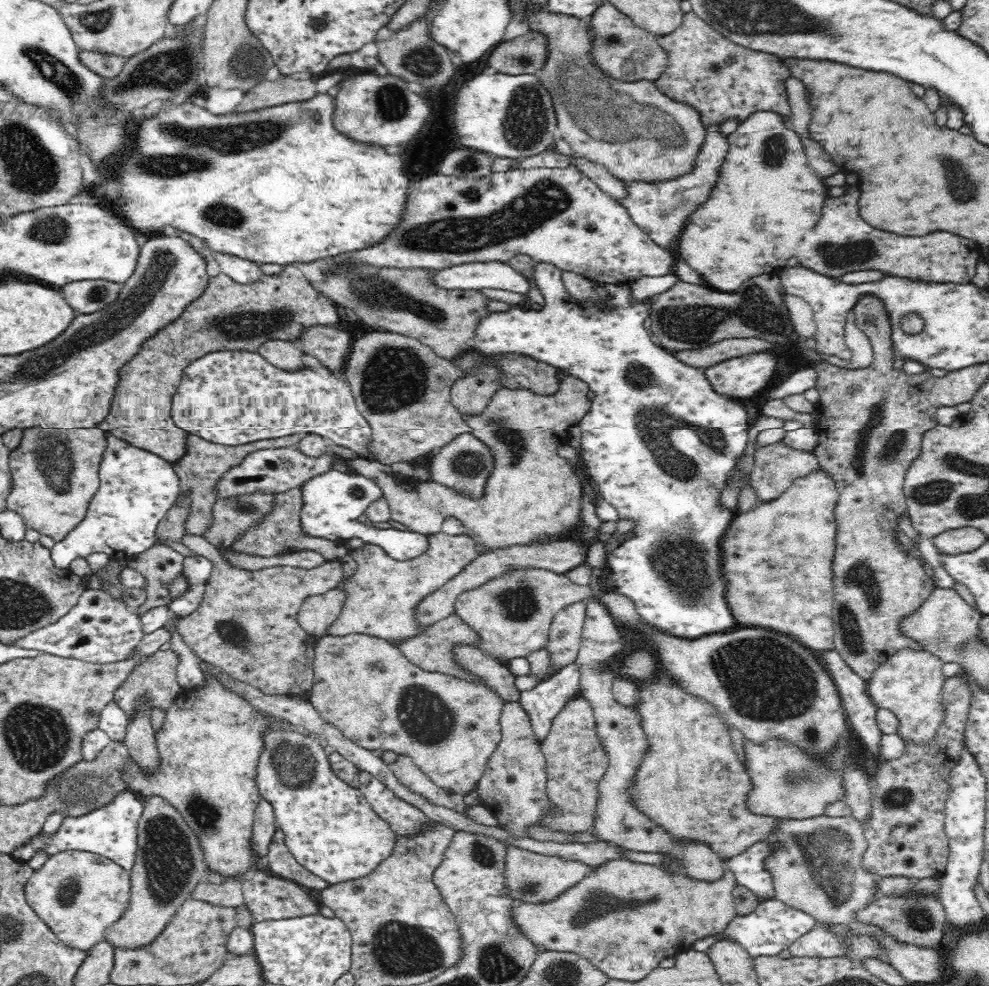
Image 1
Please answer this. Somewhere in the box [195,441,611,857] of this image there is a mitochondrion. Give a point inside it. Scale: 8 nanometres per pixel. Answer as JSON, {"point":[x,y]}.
{"point":[425,717]}

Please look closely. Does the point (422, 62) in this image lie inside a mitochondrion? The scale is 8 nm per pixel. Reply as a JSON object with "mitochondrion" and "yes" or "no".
{"mitochondrion":"yes"}

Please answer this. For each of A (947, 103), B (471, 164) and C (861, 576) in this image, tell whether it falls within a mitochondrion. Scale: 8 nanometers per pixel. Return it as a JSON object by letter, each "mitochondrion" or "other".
{"A":"other","B":"mitochondrion","C":"mitochondrion"}

